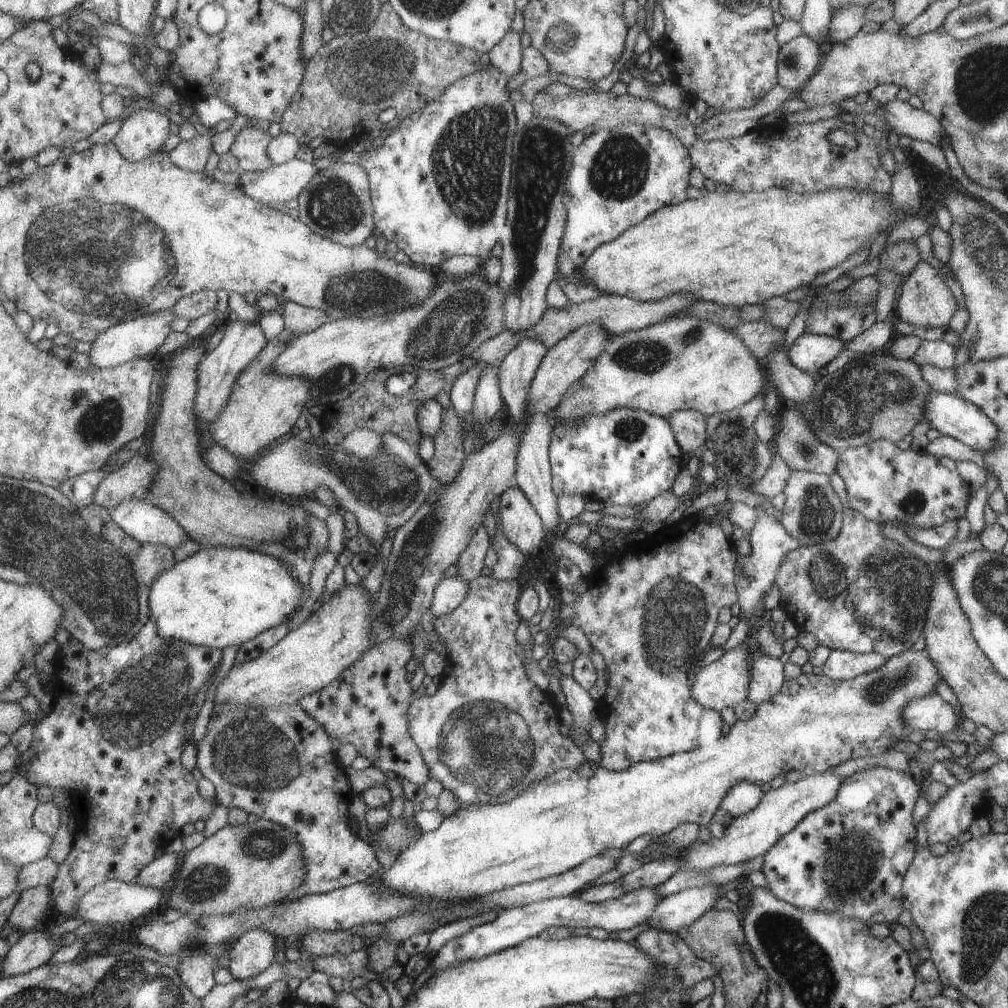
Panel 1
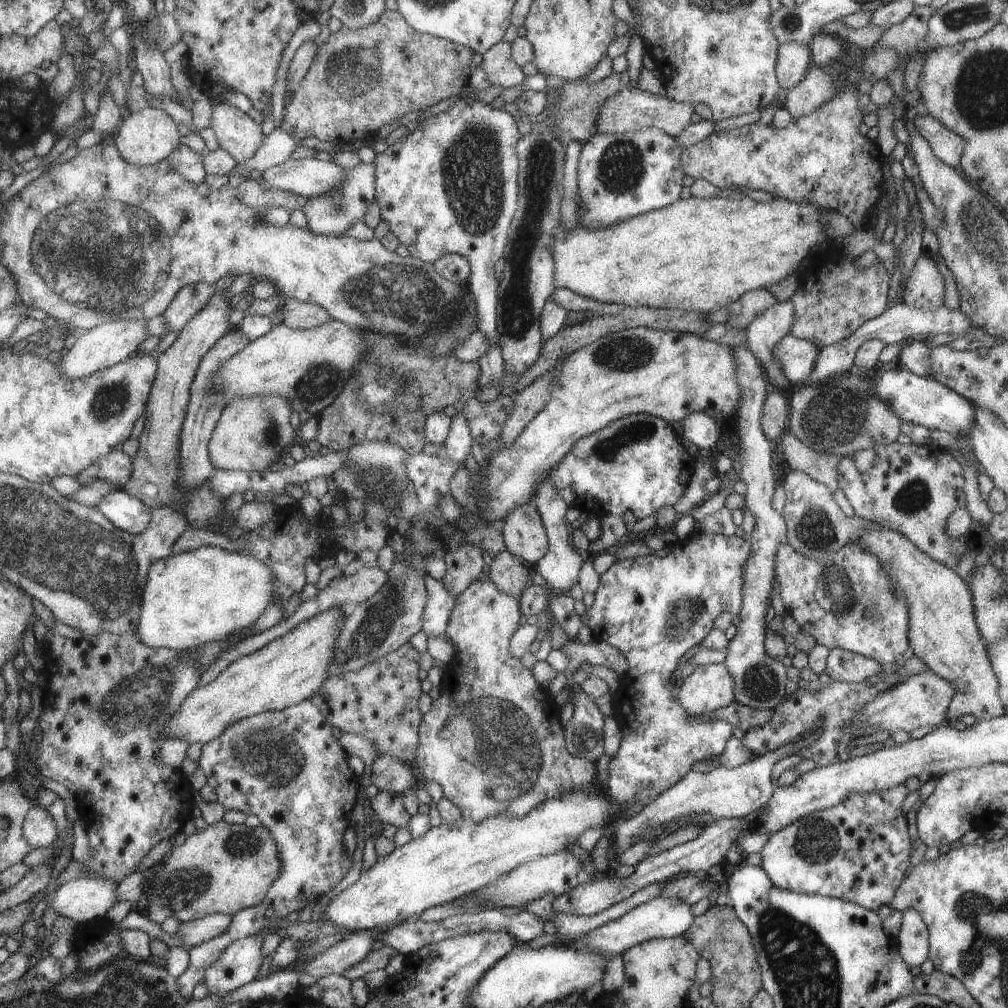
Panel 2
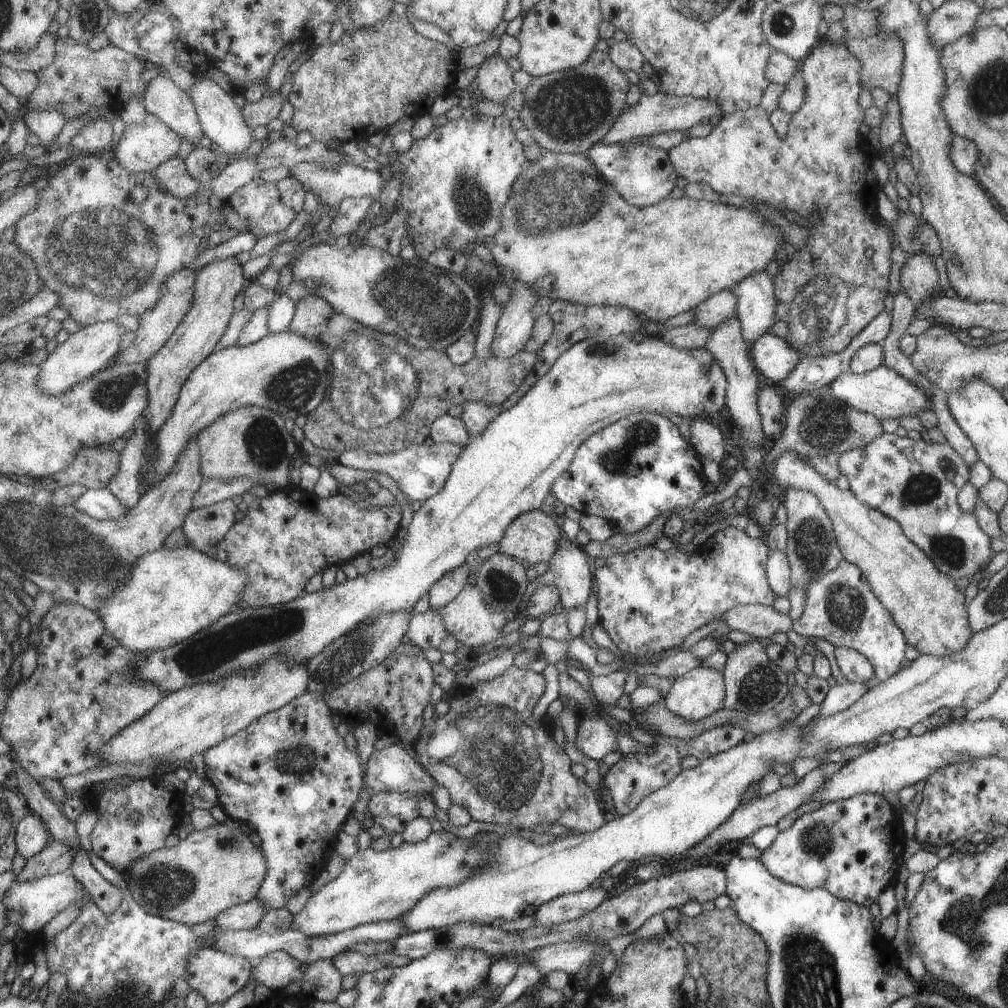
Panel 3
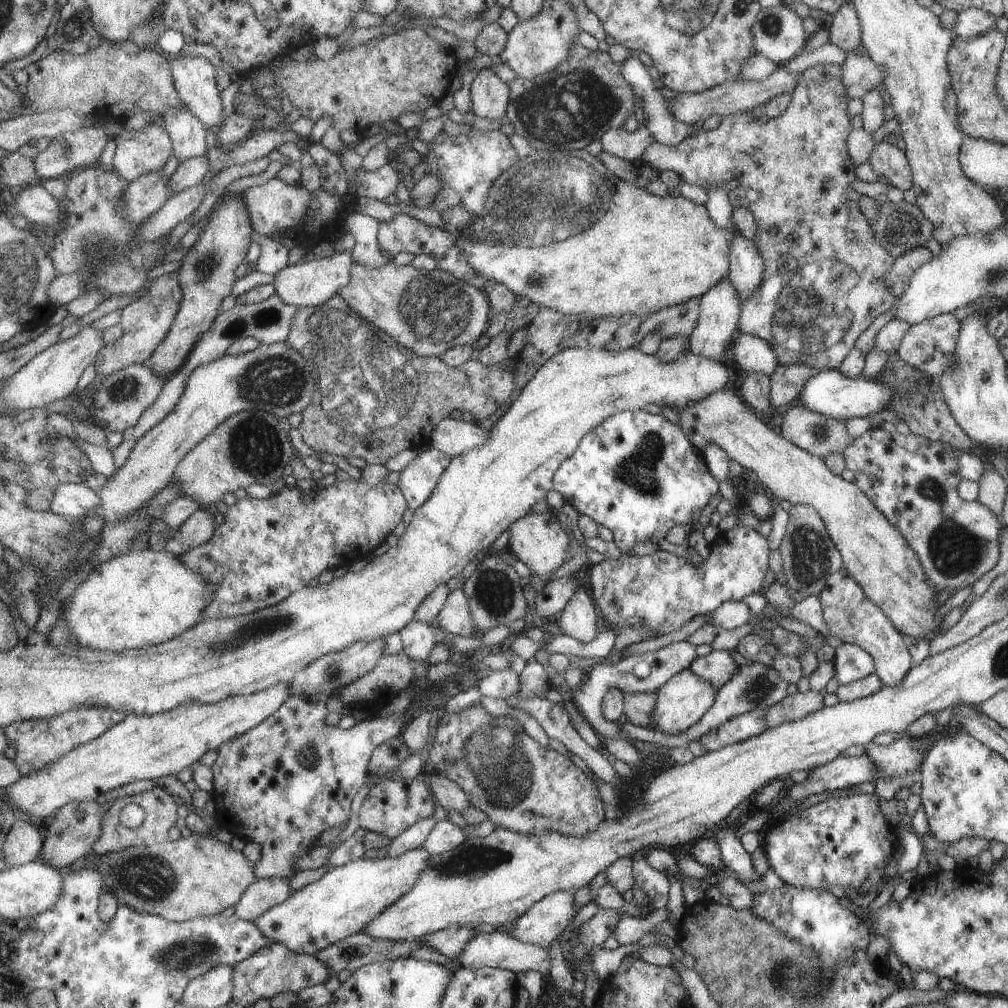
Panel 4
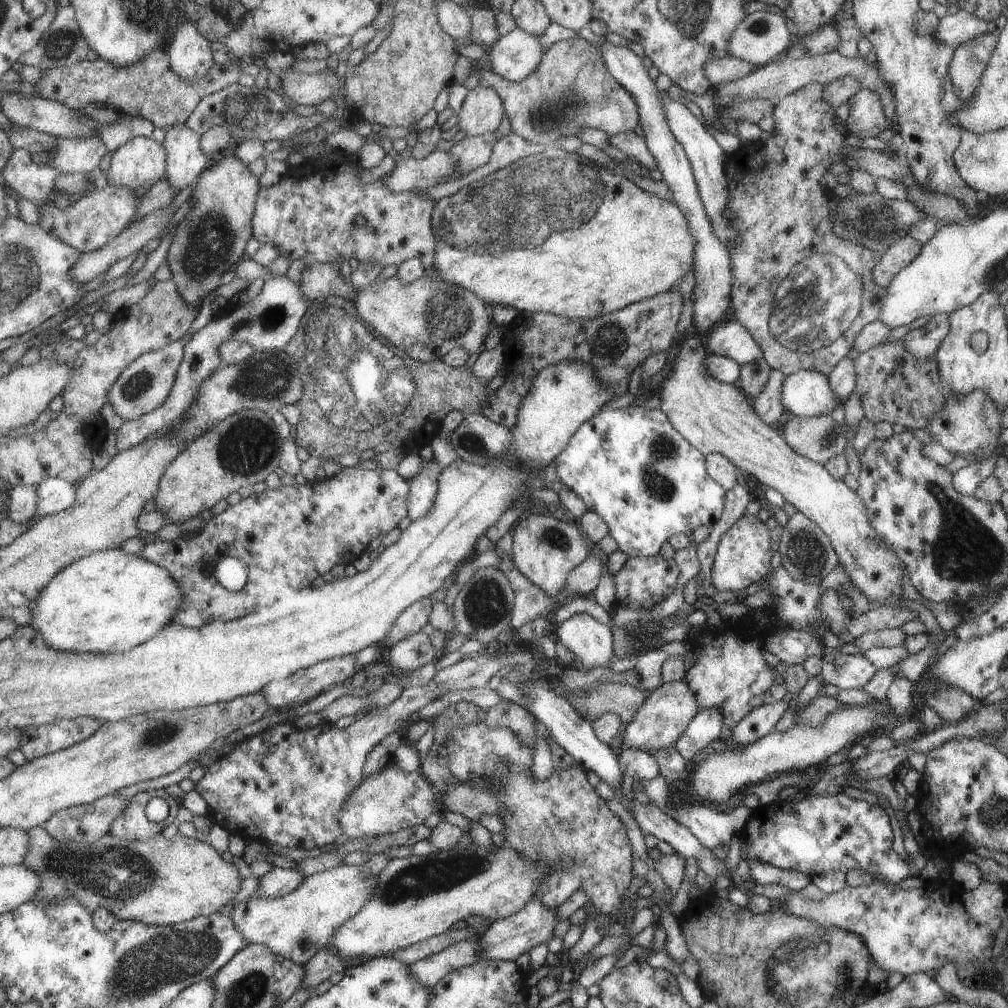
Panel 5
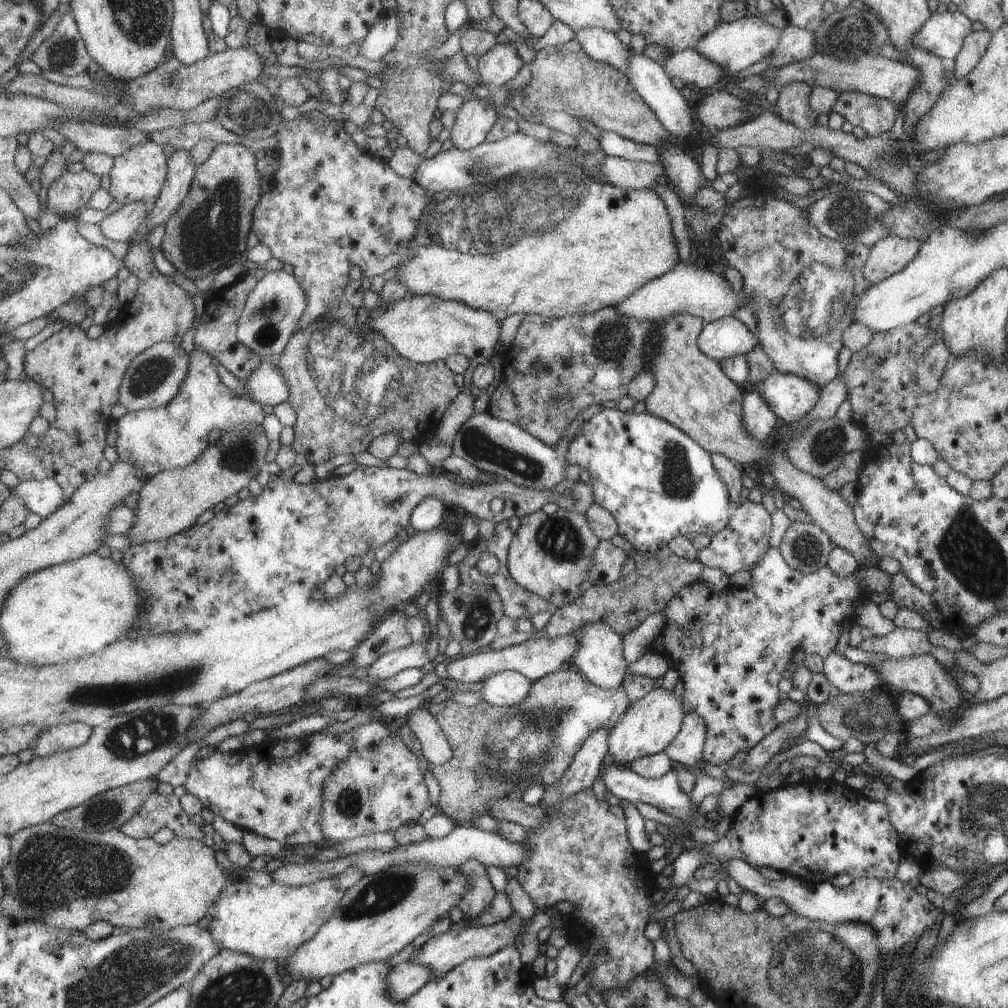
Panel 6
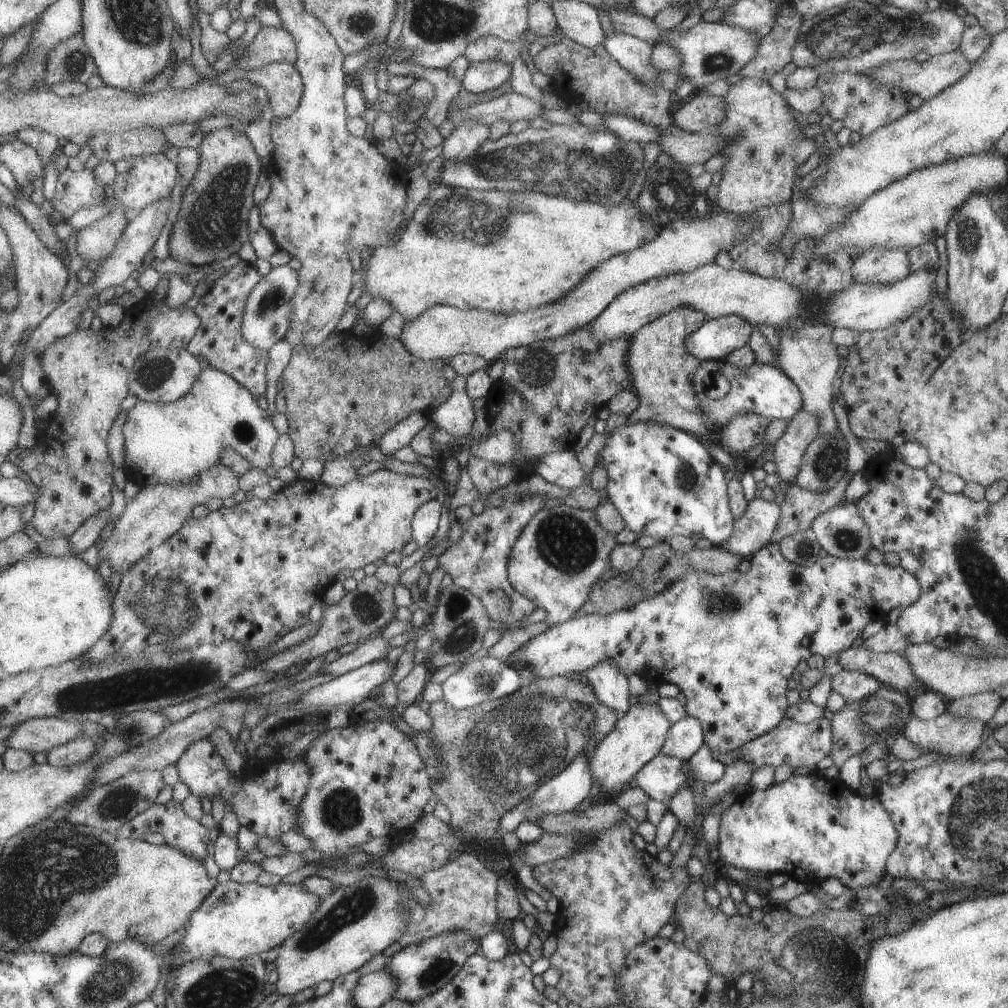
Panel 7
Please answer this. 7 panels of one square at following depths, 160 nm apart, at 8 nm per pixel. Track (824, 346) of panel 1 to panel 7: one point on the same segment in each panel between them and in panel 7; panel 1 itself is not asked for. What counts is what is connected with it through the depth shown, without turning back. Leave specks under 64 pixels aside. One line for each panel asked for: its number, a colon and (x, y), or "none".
2: (795, 356)
3: (773, 359)
4: (748, 352)
5: (728, 338)
6: (726, 337)
7: (716, 338)

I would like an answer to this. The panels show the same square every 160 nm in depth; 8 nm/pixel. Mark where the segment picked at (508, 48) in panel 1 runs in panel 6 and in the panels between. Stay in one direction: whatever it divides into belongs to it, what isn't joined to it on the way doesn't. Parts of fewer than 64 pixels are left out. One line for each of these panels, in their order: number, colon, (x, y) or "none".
2: (497, 63)
3: (493, 77)
4: (489, 96)
5: (481, 111)
6: (473, 119)

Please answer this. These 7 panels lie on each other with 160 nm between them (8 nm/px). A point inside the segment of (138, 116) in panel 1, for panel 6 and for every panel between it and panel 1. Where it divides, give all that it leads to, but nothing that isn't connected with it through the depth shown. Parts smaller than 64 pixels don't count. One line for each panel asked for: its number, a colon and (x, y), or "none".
2: (145, 138)
3: (143, 147)
4: (140, 152)
5: (142, 161)
6: (139, 174)

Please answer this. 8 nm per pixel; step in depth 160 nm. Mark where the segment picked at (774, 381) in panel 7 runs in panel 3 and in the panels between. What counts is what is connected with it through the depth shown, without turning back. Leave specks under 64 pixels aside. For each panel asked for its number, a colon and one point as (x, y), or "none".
3: (883, 392)
4: (829, 392)
5: (803, 394)
6: (790, 397)

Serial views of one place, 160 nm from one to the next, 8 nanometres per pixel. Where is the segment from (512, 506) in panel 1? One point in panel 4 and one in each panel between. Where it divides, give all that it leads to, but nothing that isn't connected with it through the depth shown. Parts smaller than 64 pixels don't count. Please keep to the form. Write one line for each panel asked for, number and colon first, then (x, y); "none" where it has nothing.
2: (522, 534)
3: (531, 537)
4: (540, 545)

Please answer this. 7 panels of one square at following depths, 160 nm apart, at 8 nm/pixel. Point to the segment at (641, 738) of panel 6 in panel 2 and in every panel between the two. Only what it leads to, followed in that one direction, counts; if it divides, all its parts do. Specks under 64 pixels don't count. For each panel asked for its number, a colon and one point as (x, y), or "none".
2: (709, 687)
3: (701, 691)
4: (685, 698)
5: (665, 714)

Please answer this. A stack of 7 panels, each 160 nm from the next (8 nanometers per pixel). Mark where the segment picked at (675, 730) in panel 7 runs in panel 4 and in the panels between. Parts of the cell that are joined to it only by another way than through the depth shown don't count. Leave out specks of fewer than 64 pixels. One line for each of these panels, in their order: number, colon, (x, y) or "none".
4: (755, 685)
5: (706, 726)
6: (686, 748)

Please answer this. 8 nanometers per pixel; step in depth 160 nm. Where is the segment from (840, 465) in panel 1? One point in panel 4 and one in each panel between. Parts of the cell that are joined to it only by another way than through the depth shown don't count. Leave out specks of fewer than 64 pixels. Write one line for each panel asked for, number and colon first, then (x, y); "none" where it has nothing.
2: (911, 489)
3: (913, 483)
4: (909, 478)

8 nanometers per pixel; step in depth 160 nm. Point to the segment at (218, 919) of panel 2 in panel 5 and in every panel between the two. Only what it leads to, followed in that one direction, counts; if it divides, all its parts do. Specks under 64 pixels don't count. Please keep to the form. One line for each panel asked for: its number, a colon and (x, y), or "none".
3: (244, 916)
4: (265, 893)
5: (278, 882)

